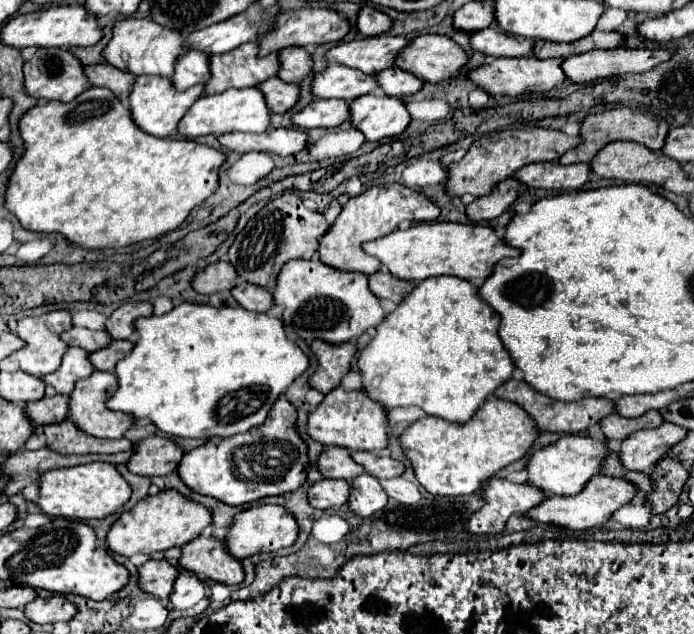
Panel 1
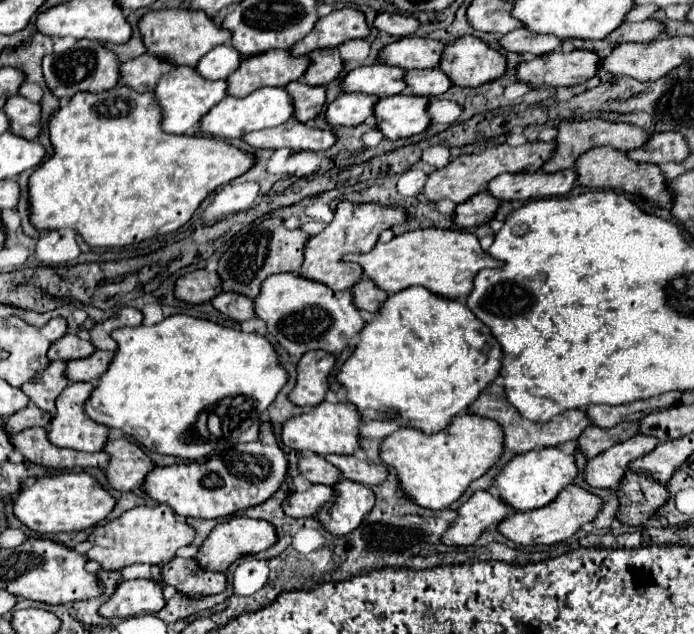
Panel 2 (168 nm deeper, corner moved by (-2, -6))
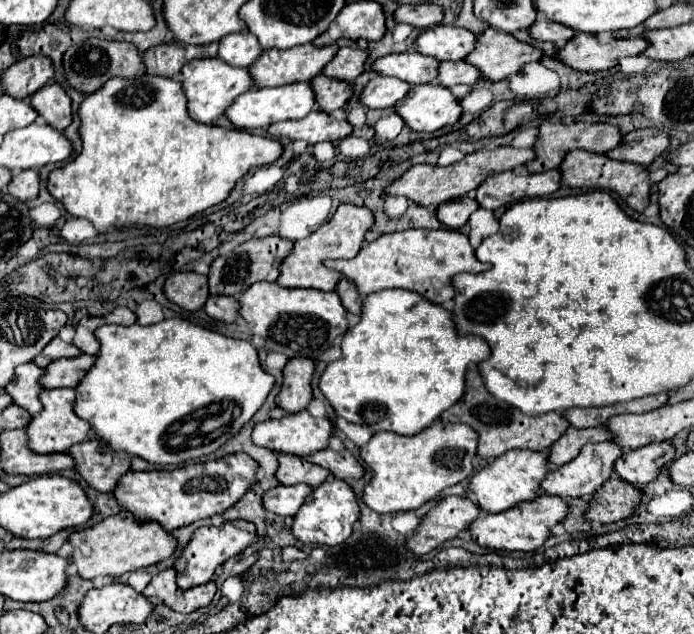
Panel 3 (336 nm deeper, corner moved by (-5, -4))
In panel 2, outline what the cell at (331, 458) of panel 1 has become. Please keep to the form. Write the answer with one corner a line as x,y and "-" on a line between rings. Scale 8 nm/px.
302,454
298,458
298,472
312,484
334,486
340,478
340,470
336,470
330,462
316,454

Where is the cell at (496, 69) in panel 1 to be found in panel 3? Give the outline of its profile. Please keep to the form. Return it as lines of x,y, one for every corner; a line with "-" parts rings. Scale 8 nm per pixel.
575,34
559,52
557,60
579,72
599,72
613,68
625,56
641,54
647,48
643,38
611,40
599,44
591,34

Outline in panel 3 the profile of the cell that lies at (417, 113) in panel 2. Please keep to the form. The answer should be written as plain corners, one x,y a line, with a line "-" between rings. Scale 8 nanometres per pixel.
437,84
413,86
407,96
395,104
395,112
415,132
435,132
443,126
455,124
461,116
457,98
449,88

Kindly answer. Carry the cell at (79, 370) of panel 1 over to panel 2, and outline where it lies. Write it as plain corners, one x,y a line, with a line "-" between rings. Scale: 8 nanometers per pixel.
64,360
50,362
44,372
38,372
36,380
22,386
22,392
30,398
30,402
44,412
54,414
54,400
68,386
68,380
64,378
64,364

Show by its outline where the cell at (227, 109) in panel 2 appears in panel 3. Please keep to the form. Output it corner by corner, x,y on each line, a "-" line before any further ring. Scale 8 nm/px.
293,82
279,88
253,88
241,94
239,98
235,98
235,102
225,110
225,116
235,128
253,130
253,128
267,128
281,120
303,118
313,110
313,104
315,100
313,100
309,82

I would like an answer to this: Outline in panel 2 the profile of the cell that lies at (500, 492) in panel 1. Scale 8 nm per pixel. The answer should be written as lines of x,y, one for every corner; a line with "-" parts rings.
484,490
474,492
464,504
456,510
456,520
448,526
442,534
440,542
446,546
470,546
478,540
478,536
486,530
496,526
506,518
512,508
506,506
500,498
490,496

